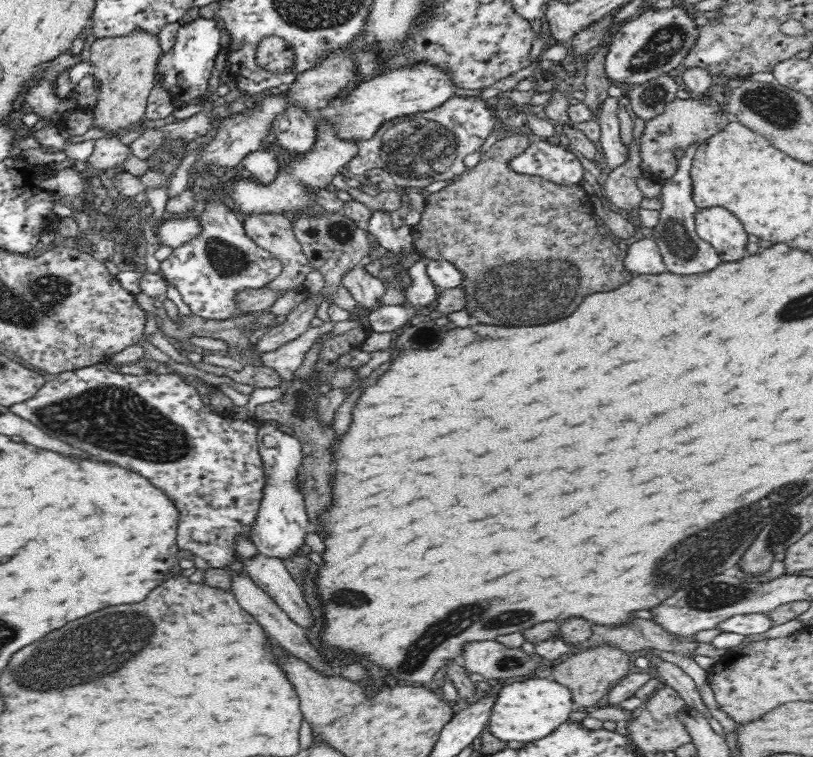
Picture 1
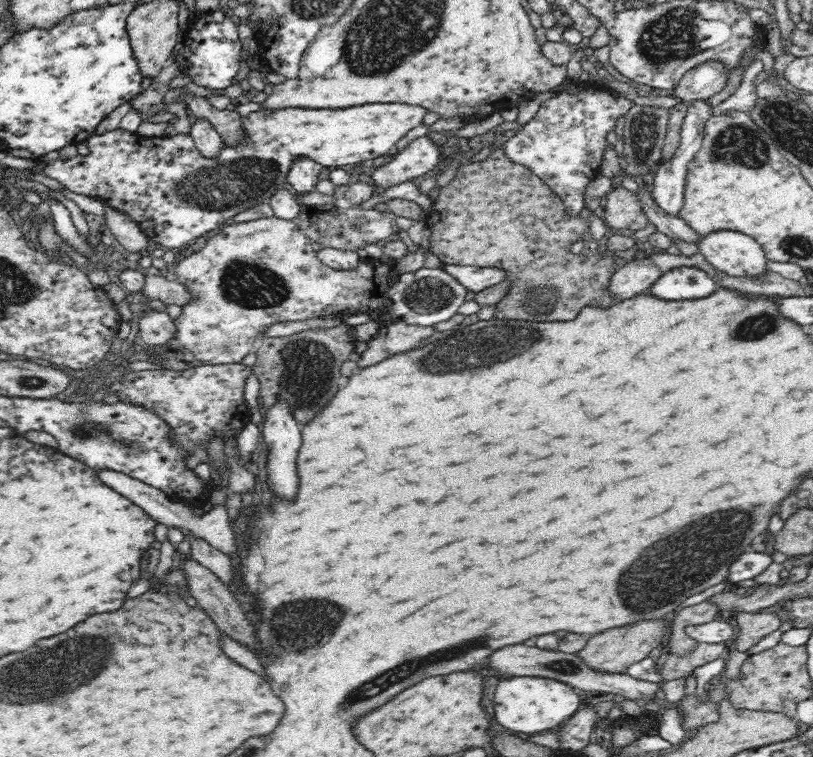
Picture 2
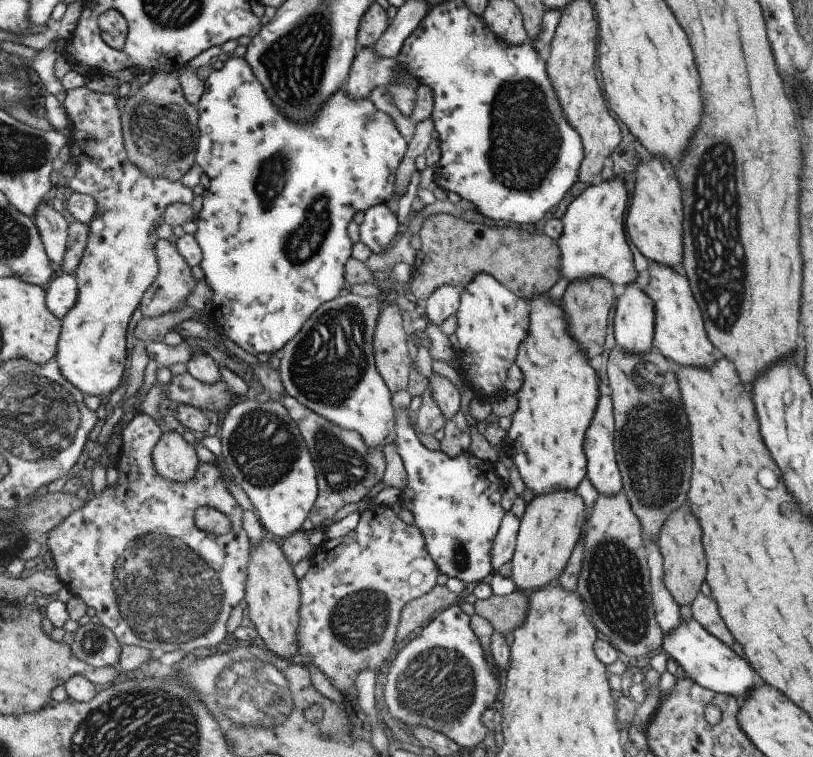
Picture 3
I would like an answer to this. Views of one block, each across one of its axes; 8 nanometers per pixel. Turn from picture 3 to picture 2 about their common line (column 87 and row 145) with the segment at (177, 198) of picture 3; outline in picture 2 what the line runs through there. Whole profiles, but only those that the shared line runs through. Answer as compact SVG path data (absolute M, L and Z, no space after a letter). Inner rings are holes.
M364 104L364 106L356 106L352 108L341 108L341 109L326 109L326 108L279 108L279 109L259 109L258 111L255 112L250 112L246 116L241 117L241 137L237 140L237 143L235 145L229 145L228 143L224 142L222 145L222 148L217 152L216 156L213 157L206 157L204 153L200 152L200 149L196 147L196 143L194 142L194 139L192 136L190 136L190 133L181 133L181 134L176 134L175 136L155 136L155 137L145 137L142 135L139 135L137 132L132 133L130 130L126 130L122 127L117 127L115 130L108 131L104 134L101 135L92 135L90 138L87 139L89 142L89 154L82 155L82 154L77 154L77 156L72 157L71 159L67 160L56 160L56 161L50 161L47 163L46 167L47 169L45 170L45 174L50 176L50 178L54 178L54 180L58 180L60 184L63 184L66 188L69 188L73 193L84 195L87 197L92 197L98 201L100 201L103 204L107 204L110 206L110 208L113 208L114 210L117 210L120 212L120 214L123 214L126 216L126 218L129 218L130 220L133 220L138 224L138 226L142 229L142 232L149 238L150 243L153 243L154 245L163 247L164 249L168 250L184 250L184 246L187 246L188 242L192 242L192 240L196 240L196 238L200 238L200 236L204 236L207 232L212 232L212 230L216 230L219 226L222 226L226 220L230 220L230 218L234 218L236 214L242 214L242 212L246 212L246 210L252 210L252 208L256 208L256 206L260 206L260 204L269 204L271 202L271 199L275 196L275 193L280 192L282 188L287 188L289 187L288 182L286 181L288 178L288 172L292 170L292 166L296 164L296 160L298 158L309 158L310 160L313 160L316 164L319 164L321 167L326 167L327 169L336 169L336 168L345 168L348 167L351 164L356 164L357 162L364 162L364 160L372 160L374 158L378 158L378 156L384 156L389 154L394 148L396 142L402 138L409 130L412 130L412 128L416 128L416 126L421 124L422 118L424 118L424 115L427 112L423 109L420 108L419 106L410 106L409 104Z

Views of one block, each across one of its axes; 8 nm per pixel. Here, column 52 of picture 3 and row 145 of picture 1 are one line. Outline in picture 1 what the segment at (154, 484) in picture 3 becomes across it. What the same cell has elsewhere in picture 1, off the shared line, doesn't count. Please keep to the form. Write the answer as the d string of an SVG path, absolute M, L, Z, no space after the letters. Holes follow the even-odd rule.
M533 138L524 152L510 159L510 168L521 175L540 176L557 185L578 185L584 168L570 146L553 144L545 138Z

